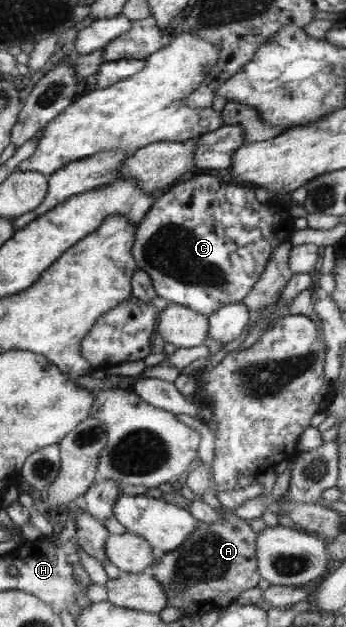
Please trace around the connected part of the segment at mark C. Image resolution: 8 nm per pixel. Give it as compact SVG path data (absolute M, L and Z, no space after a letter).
M200 172L199 175L195 174L194 177L191 175L187 182L177 182L175 186L173 185L169 188L167 194L163 194L161 198L155 200L151 211L145 216L142 223L137 226L136 244L134 244L133 254L136 258L138 268L147 272L151 277L153 289L159 297L165 299L168 303L184 305L186 308L192 309L195 312L209 316L223 306L242 303L245 297L249 296L249 293L252 292L252 289L259 282L260 276L267 270L267 264L270 262L273 252L280 244L285 244L285 241L289 241L293 230L295 228L293 228L293 216L291 216L291 212L289 210L277 210L271 202L261 204L255 198L255 188L252 186L223 182L219 176Z

